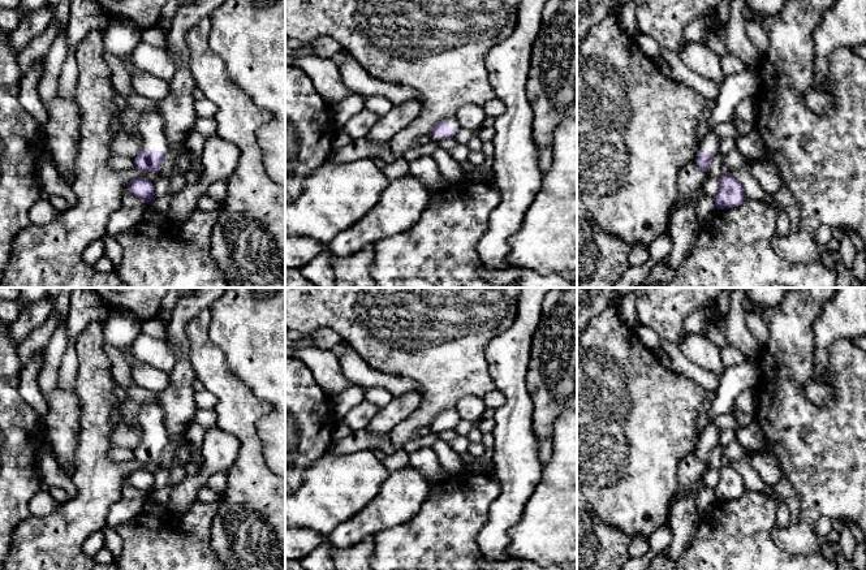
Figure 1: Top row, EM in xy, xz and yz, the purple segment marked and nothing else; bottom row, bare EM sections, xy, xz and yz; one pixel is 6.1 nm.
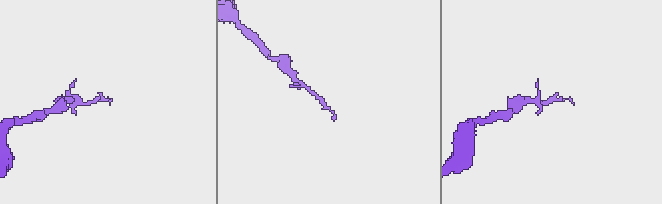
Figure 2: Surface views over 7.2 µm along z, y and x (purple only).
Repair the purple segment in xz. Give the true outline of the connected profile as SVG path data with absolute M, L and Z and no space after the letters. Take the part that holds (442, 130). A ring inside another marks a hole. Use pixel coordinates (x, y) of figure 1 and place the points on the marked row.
M451 117L438 122L428 135L431 137L431 141L435 142L440 139L452 141L460 128L460 122L454 117Z

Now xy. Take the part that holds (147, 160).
M158 109L146 112L139 120L139 134L143 150L134 157L135 169L159 172L168 151L168 141L163 131L163 116Z

